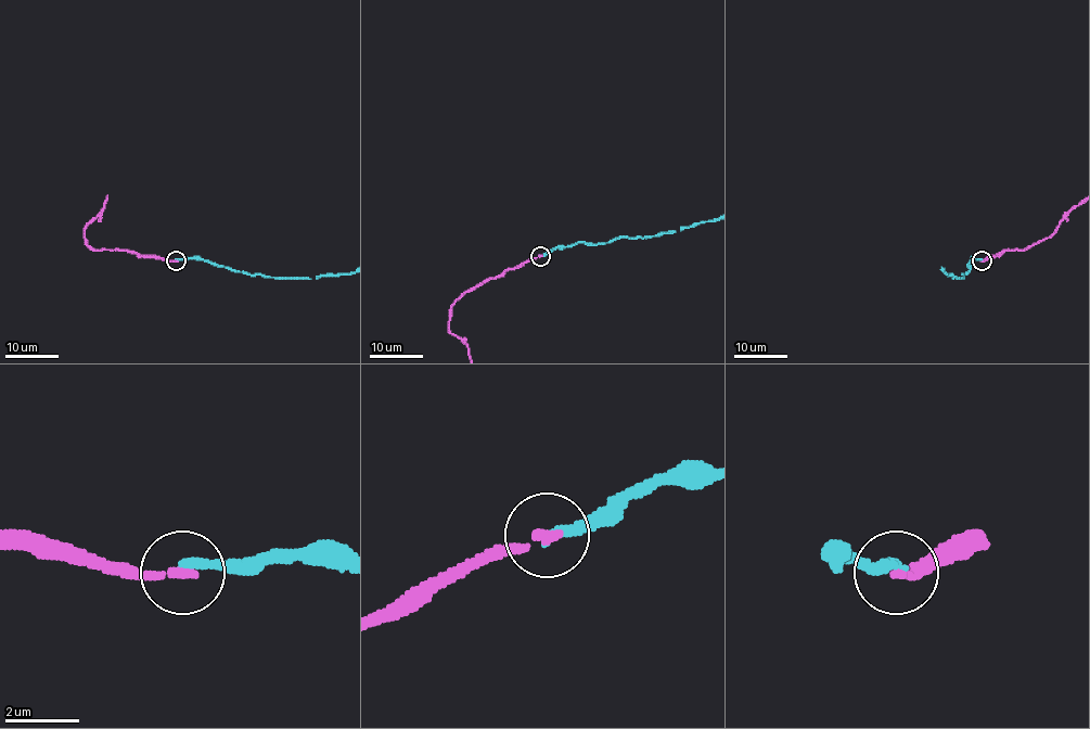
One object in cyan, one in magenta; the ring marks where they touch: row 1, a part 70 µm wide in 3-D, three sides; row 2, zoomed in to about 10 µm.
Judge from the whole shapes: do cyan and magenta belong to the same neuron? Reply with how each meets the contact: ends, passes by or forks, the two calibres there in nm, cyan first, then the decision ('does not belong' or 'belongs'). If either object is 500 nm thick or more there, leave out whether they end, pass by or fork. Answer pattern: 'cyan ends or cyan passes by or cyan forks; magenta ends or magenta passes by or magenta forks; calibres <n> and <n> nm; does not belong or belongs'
cyan ends; magenta ends; calibres 240 and 260 nm; does not belong

